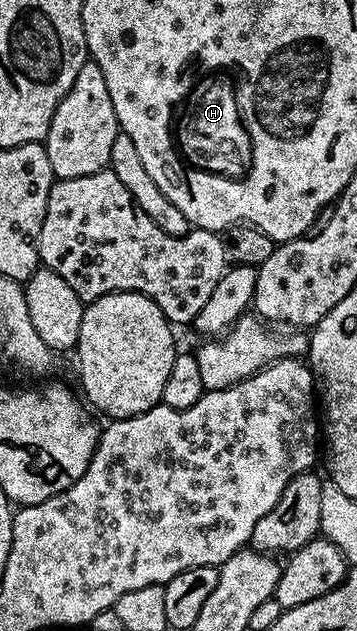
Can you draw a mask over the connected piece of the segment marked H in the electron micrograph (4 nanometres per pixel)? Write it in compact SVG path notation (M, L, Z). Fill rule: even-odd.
M206 79L198 87L188 117L184 113L180 115L180 143L187 166L205 173L216 171L217 177L228 177L228 183L236 183L252 171L256 143L246 130L240 99L226 79Z

